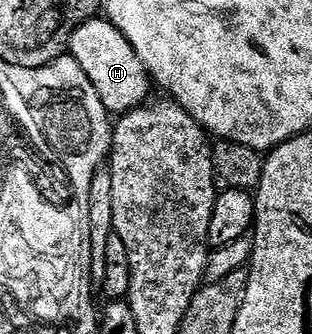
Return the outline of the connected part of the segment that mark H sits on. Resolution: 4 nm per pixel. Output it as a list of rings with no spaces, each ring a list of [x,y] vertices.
[[[92,18],[77,26],[71,35],[69,54],[78,62],[81,70],[85,70],[89,82],[93,82],[93,90],[97,90],[108,113],[131,112],[148,103],[153,81],[147,75],[141,58],[137,58],[133,46],[129,46],[125,34],[121,34],[121,30],[117,30],[117,26],[113,26],[110,20]]]

